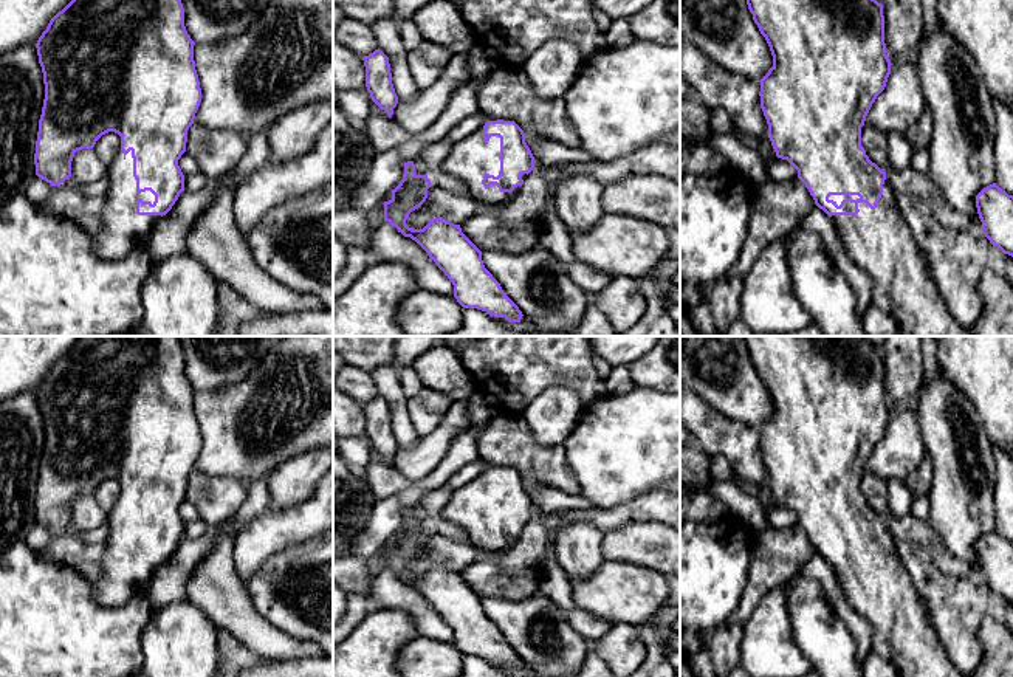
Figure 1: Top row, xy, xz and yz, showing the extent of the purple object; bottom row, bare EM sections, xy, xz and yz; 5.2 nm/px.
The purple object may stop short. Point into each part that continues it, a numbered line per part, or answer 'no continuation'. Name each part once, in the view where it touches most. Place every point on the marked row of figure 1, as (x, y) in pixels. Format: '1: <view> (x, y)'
1: xy (123, 231)

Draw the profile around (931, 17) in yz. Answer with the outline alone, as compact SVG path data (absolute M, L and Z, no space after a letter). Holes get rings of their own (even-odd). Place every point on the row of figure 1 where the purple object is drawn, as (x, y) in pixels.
M920 0L923 11L923 34L929 34L939 25L939 12L936 0Z

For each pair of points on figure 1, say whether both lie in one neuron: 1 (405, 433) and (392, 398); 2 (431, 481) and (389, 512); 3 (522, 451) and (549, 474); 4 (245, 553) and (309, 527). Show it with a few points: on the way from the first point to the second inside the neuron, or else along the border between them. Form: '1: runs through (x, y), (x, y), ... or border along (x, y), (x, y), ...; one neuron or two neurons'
1: runs through (401, 425), (398, 406); one neuron
2: border along (426, 490), (405, 488), (384, 498); two neurons
3: runs through (528, 457), (542, 468); one neuron
4: runs through (260, 539), (271, 532), (293, 527); one neuron

